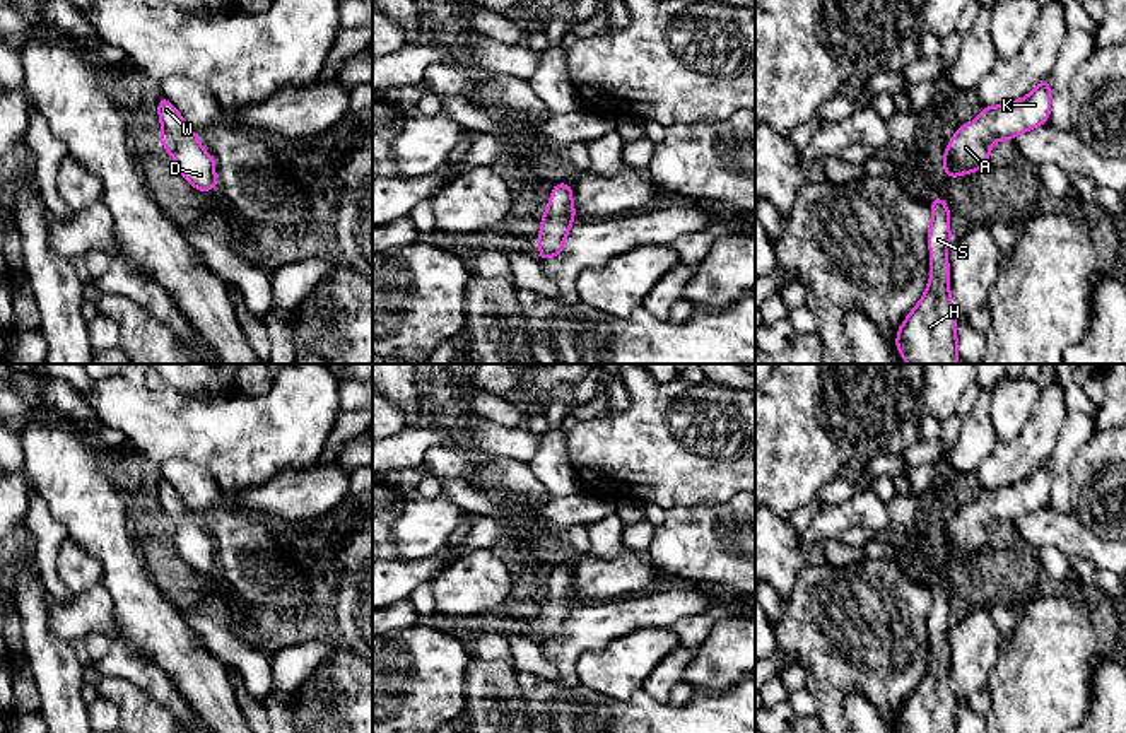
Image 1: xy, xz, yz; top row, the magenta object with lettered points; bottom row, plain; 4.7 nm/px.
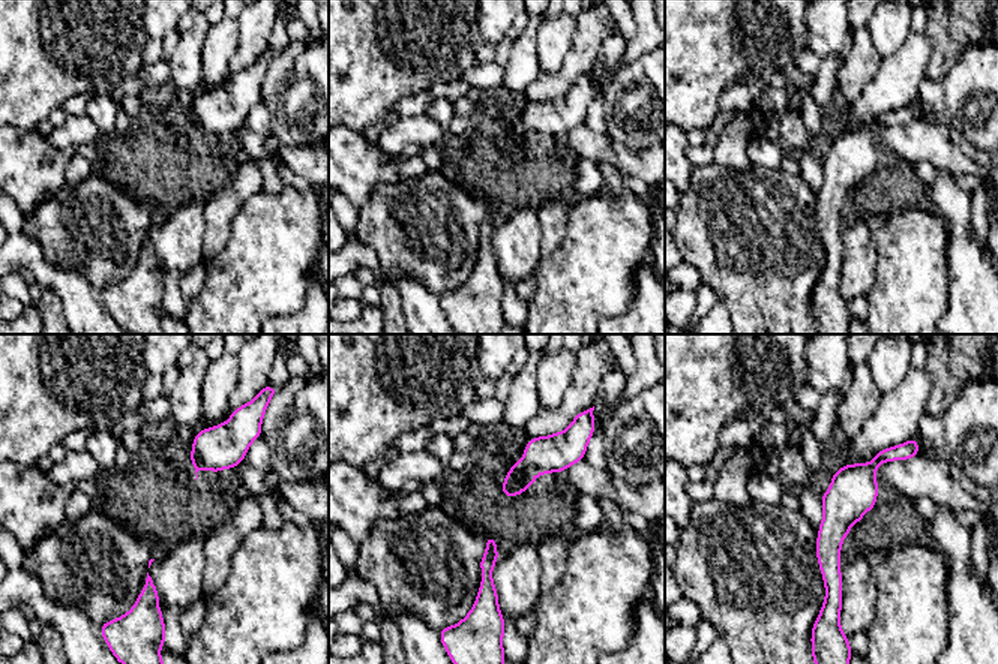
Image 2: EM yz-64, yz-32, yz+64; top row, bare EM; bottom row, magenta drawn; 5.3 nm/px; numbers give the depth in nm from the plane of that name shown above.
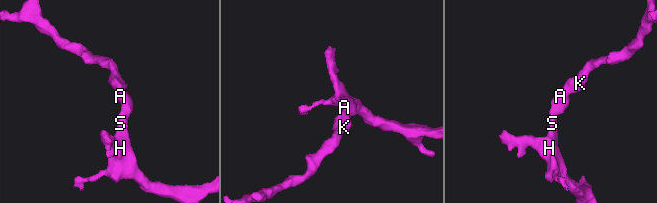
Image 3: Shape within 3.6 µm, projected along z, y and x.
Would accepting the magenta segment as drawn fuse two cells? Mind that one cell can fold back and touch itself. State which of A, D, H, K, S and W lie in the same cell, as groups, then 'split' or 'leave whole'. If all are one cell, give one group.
A D H K S W | leave whole

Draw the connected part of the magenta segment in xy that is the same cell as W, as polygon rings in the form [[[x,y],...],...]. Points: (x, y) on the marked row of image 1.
[[[159,97],[161,142],[174,159],[181,176],[198,191],[217,188],[215,159],[200,142],[200,137],[186,126],[181,113],[164,97]]]

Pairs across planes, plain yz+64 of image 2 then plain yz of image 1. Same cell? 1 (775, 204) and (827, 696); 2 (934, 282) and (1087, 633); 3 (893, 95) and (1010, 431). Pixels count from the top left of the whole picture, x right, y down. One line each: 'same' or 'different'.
1: same
2: same
3: different

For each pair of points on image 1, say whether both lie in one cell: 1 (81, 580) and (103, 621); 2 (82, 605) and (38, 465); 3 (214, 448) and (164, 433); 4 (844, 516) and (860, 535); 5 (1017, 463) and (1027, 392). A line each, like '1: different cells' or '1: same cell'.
1: different cells
2: different cells
3: same cell
4: different cells
5: different cells

